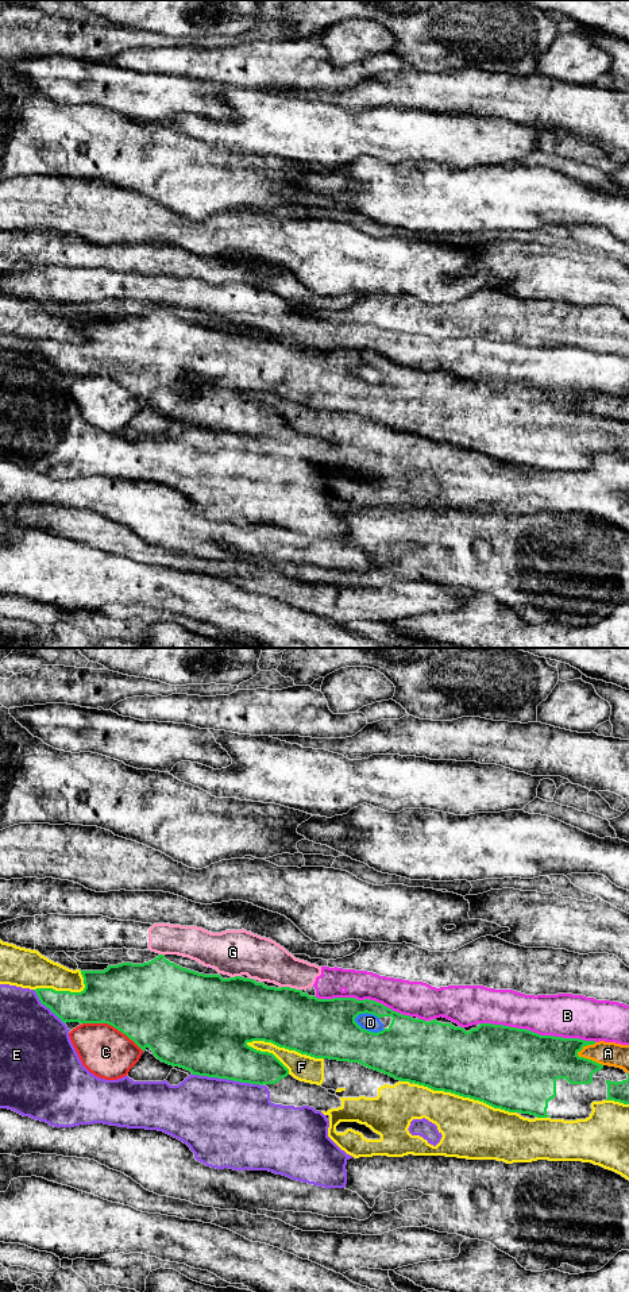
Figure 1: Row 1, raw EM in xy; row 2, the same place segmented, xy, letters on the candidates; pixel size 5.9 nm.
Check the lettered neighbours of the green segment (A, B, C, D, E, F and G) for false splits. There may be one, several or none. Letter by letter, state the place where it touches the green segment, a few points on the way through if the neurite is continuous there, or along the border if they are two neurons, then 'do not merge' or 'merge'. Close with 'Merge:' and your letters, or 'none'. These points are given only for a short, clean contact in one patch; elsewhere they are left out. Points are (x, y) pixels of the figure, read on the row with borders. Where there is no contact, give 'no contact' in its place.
A: xy (587, 1059) | do not merge
B: xy (536, 1033) | do not merge
C: xy (112, 1025) | do not merge
D: xy (367, 1030) | do not merge
E: xy (227, 1079) | do not merge
F: xy (285, 1048) | do not merge
G: xy (289, 987) | do not merge
Merge: none

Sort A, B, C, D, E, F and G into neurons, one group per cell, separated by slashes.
A / B G / C / D / E / F

